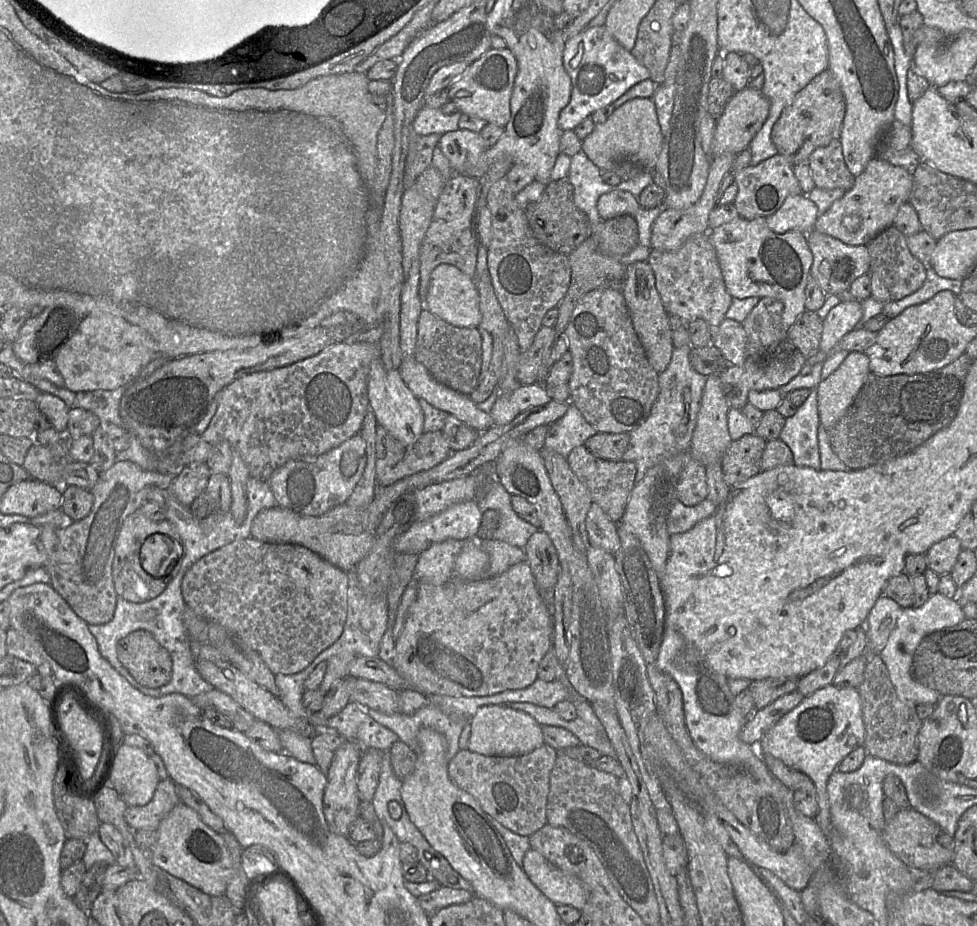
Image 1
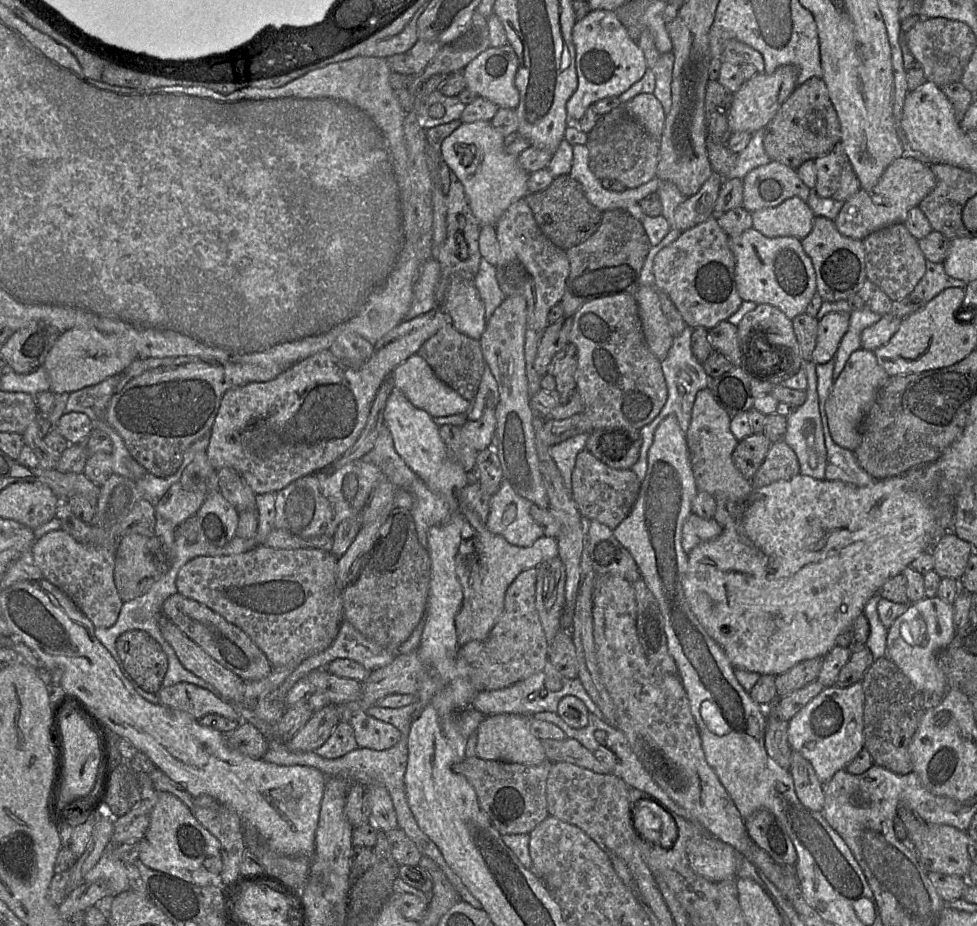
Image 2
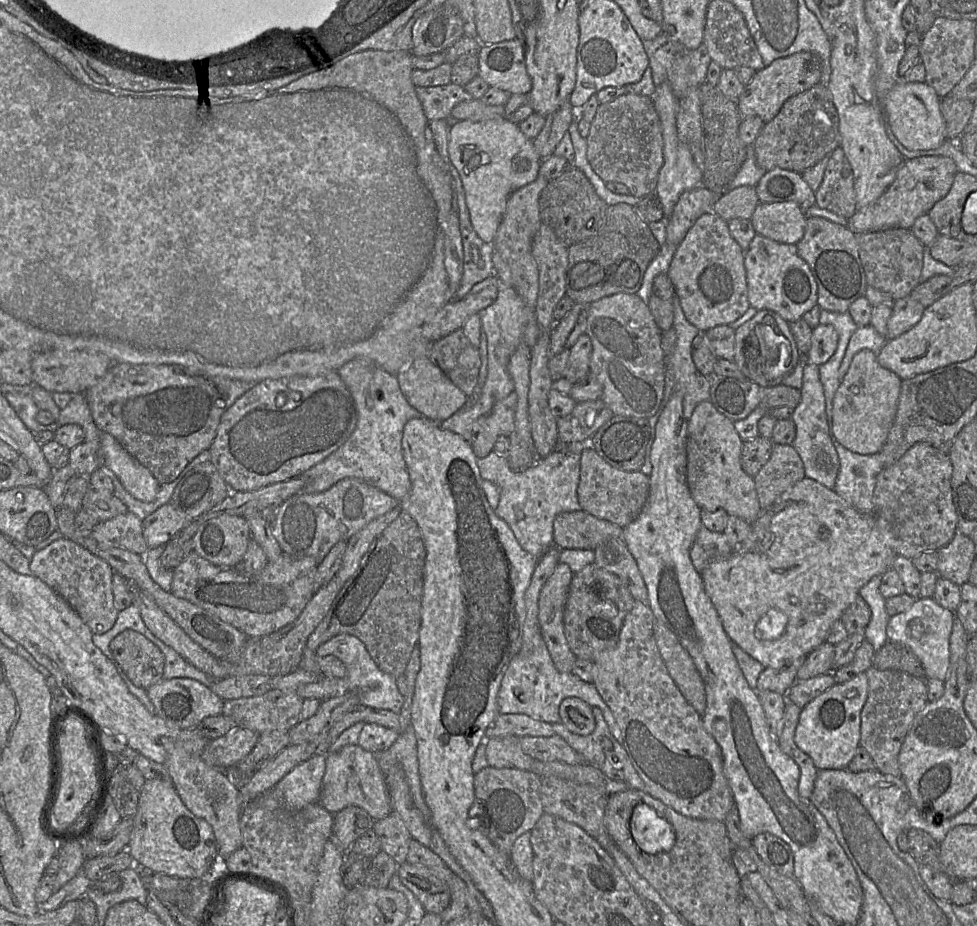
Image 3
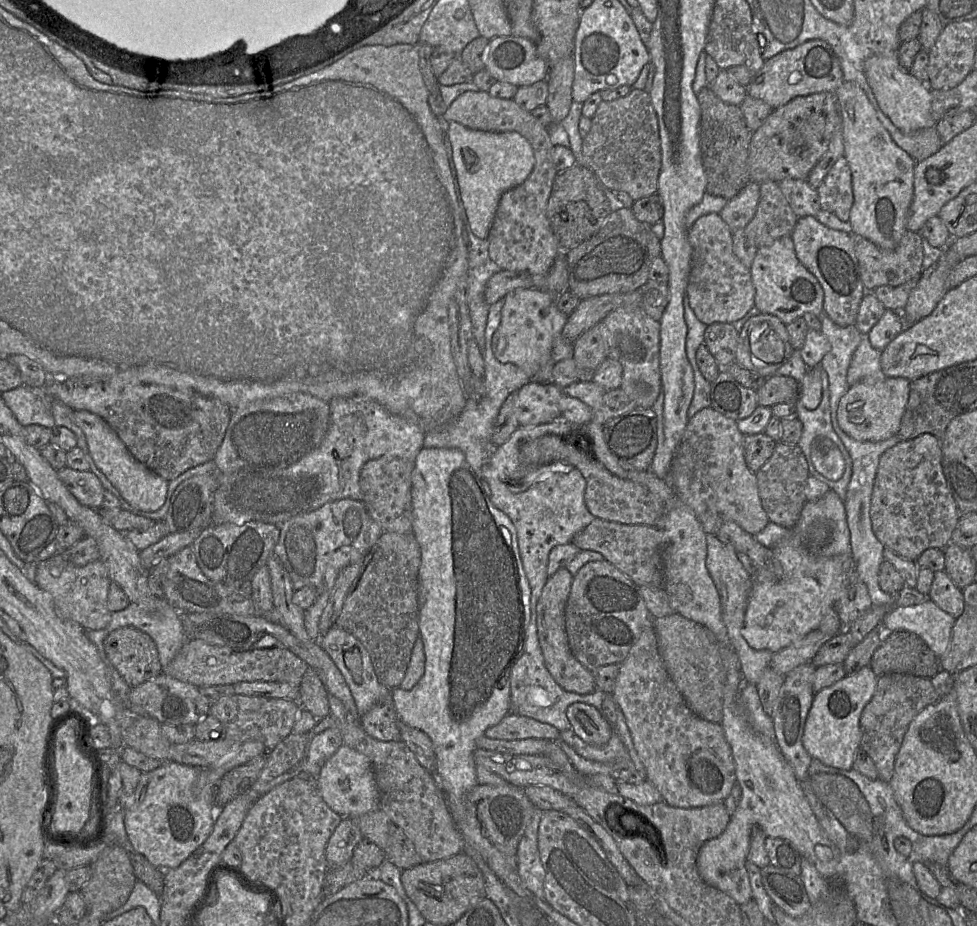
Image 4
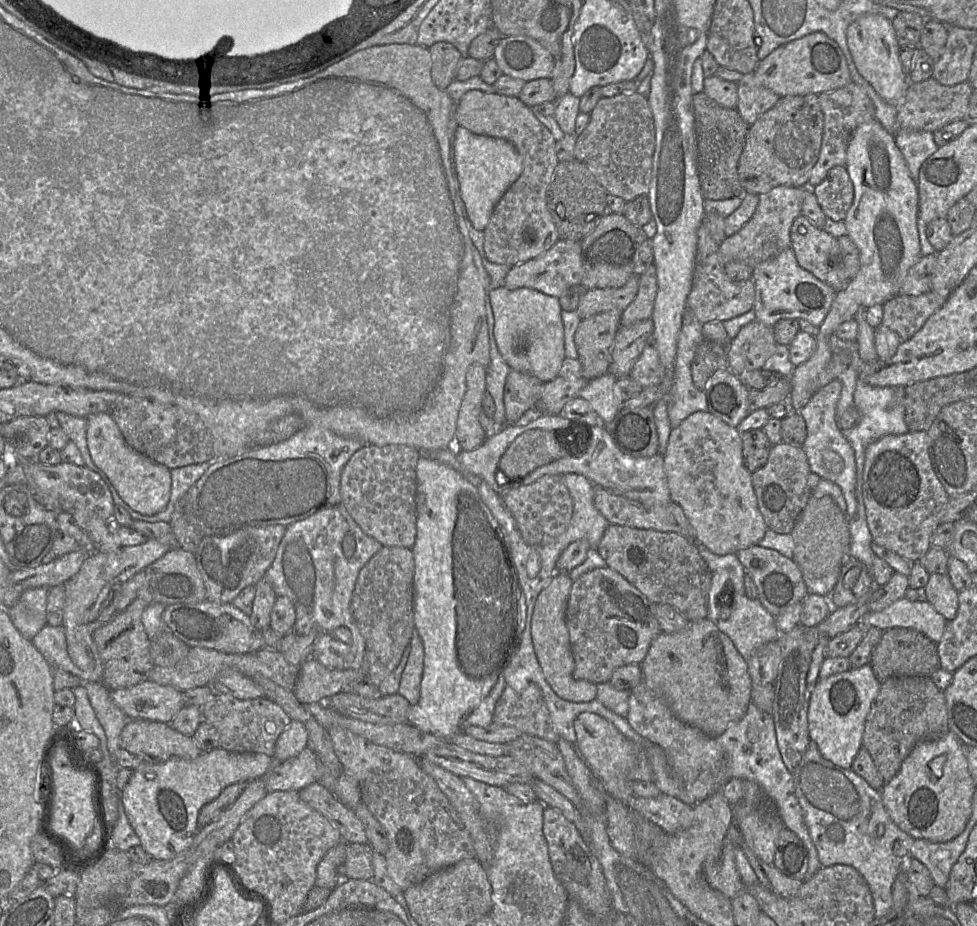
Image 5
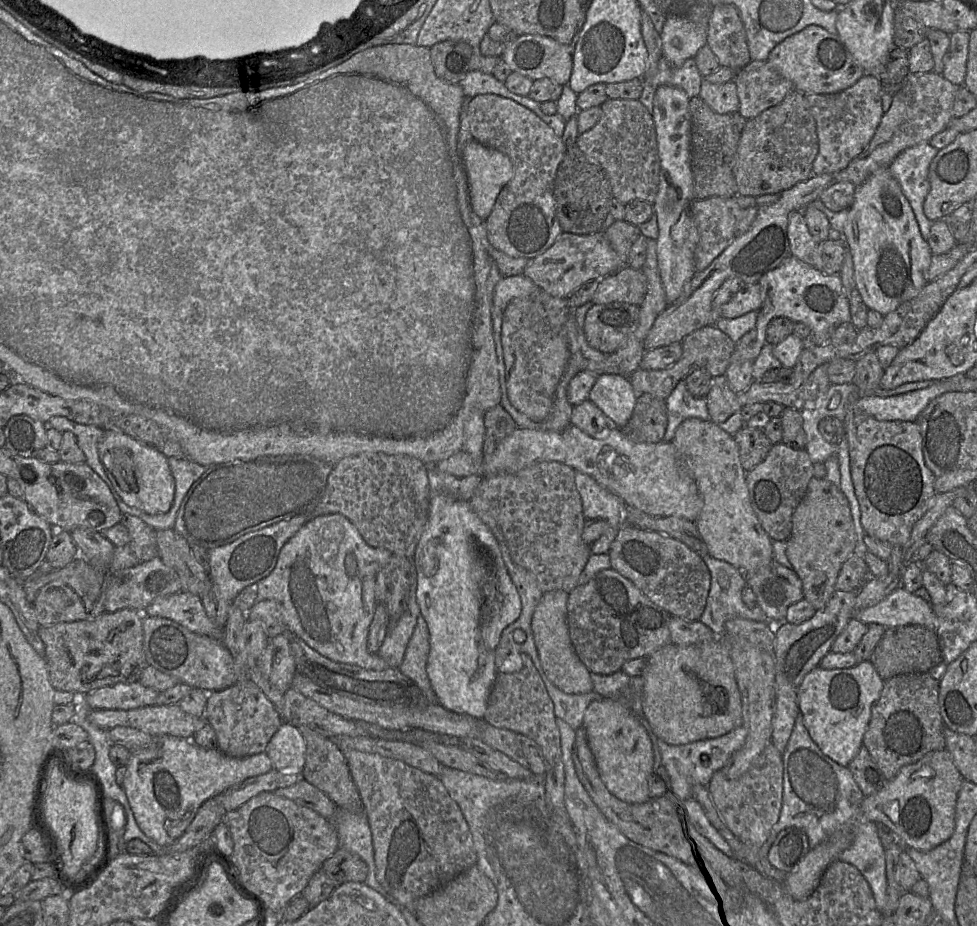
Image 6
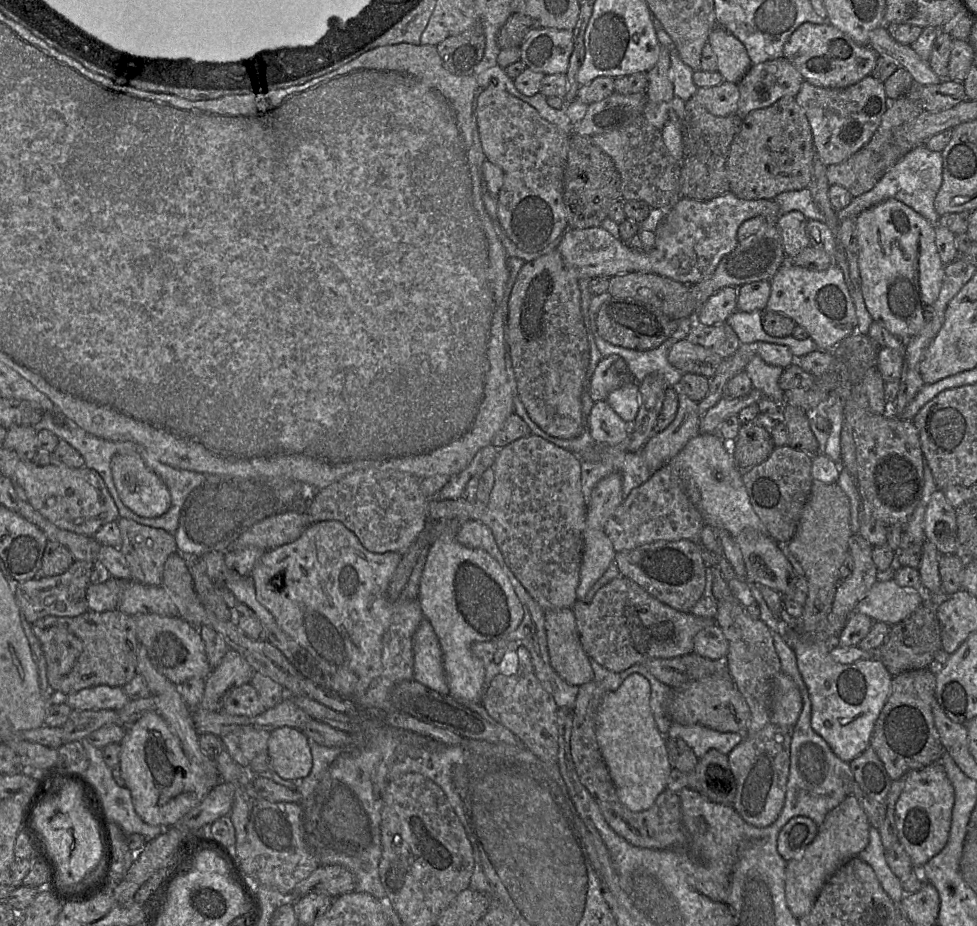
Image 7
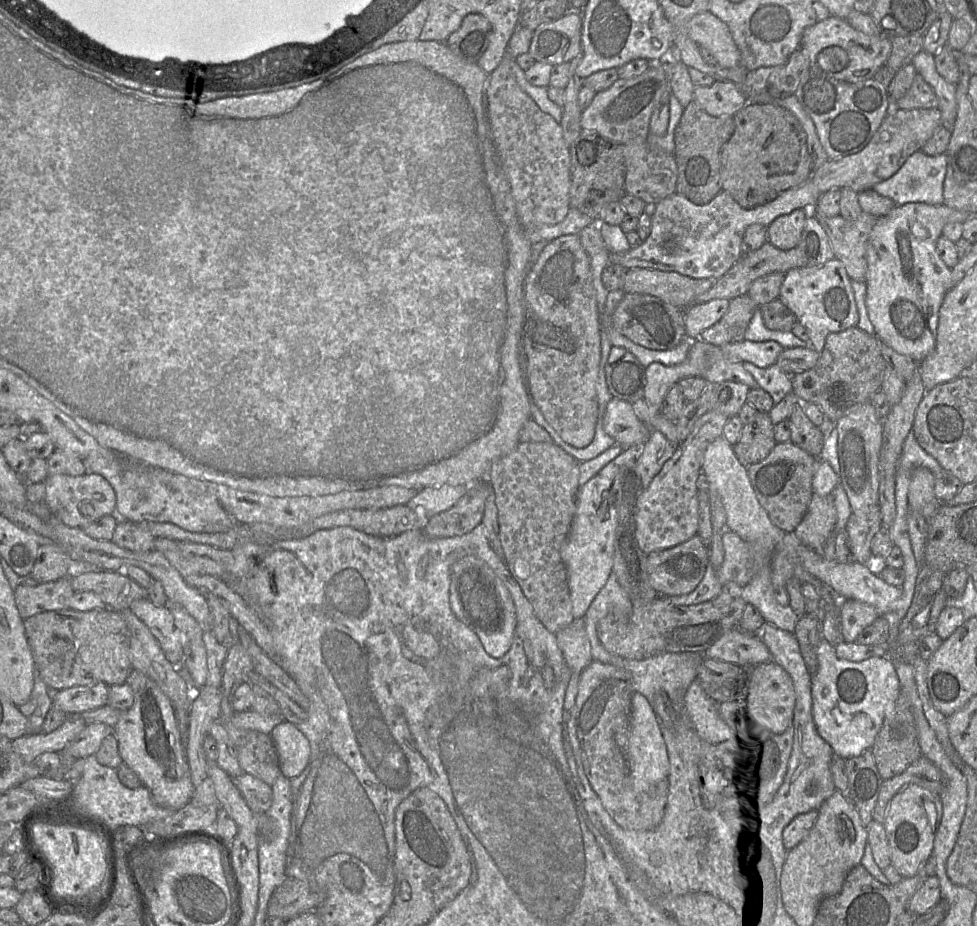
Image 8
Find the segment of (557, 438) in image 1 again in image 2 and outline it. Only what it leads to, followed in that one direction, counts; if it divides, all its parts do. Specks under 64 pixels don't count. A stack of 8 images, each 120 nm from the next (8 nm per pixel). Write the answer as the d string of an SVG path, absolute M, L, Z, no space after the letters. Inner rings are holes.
M589 433L573 436L561 443L549 447L549 453L559 469L565 487L572 490L572 473L576 464L576 457L586 449Z

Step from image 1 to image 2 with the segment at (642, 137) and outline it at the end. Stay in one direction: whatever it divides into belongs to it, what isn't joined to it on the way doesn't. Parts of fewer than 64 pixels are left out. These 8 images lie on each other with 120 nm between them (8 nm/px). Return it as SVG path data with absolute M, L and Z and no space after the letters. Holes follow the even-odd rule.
M642 93L601 116L597 122L614 122L627 116L636 119L652 137L660 138L667 115L653 94Z

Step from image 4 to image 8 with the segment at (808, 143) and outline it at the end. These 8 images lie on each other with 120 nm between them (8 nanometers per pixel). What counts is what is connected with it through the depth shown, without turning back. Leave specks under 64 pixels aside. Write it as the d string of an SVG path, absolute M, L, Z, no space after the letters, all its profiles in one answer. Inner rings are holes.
M747 103L733 118L735 130L721 152L721 184L741 207L751 209L766 204L809 179L813 166L807 136L792 113L777 103Z

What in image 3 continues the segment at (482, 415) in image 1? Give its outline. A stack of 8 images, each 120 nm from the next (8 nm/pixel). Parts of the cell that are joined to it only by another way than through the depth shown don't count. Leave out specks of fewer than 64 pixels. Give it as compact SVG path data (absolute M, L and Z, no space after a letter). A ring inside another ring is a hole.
M426 357L417 358L396 375L399 388L407 402L424 417L441 422L448 419L467 402L467 396L445 377Z

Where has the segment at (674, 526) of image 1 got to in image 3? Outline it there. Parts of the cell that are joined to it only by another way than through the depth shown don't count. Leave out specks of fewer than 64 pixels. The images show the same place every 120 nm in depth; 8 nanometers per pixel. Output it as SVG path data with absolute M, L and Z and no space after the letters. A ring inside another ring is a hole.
M702 524L690 549L690 558L698 573L711 562L726 559L731 554L732 550L723 532L712 532Z

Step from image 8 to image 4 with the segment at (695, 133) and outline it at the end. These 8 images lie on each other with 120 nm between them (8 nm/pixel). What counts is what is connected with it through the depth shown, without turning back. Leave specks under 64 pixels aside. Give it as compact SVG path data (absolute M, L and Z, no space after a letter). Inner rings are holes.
M707 84L697 93L700 106L700 155L706 176L706 192L727 200L750 182L747 159L752 131L747 127L740 105L721 100Z

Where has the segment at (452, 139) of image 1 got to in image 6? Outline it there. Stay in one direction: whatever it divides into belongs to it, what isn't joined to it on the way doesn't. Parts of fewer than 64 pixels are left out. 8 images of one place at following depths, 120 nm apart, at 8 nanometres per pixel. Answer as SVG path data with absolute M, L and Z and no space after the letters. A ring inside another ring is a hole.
M469 141L462 149L473 211L486 220L502 188L512 179L514 167L504 153Z

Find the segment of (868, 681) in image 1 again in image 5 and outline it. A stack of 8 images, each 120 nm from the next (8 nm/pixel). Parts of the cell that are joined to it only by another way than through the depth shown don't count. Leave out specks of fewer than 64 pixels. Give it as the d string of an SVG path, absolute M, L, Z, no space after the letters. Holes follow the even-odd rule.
M890 677L881 682L867 715L862 747L869 752L880 775L888 782L919 743L938 740L949 731L944 691L934 684L931 677Z

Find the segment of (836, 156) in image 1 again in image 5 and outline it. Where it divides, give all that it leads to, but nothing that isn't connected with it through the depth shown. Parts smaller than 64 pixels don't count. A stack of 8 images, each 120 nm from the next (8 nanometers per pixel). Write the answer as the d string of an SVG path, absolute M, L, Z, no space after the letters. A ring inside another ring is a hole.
M846 166L831 168L826 177L811 189L827 218L844 221L854 199L854 187Z

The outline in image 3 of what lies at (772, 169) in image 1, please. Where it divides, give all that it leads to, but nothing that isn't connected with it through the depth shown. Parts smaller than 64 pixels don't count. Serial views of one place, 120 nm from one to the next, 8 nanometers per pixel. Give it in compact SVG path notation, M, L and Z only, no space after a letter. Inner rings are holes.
M776 168L766 171L755 186L761 203L794 201L806 213L816 204L813 191L798 172Z

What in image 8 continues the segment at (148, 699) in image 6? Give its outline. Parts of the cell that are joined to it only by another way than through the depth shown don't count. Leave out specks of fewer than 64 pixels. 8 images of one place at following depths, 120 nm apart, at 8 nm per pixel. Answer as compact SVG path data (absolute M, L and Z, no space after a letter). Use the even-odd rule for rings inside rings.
M98 683L93 686L76 686L59 690L52 700L54 707L67 715L81 715L107 705L109 686Z

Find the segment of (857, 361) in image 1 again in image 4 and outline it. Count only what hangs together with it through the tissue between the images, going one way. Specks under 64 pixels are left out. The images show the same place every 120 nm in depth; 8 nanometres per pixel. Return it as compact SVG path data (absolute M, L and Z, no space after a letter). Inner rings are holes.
M886 377L874 384L858 382L850 386L838 404L839 427L849 437L861 442L879 442L896 435L908 401L909 383L905 378Z

